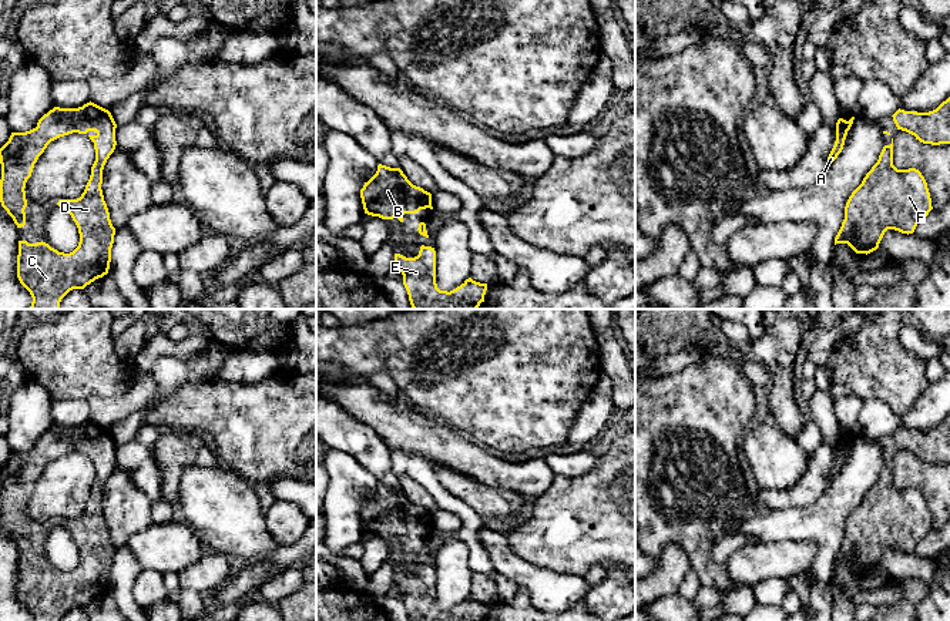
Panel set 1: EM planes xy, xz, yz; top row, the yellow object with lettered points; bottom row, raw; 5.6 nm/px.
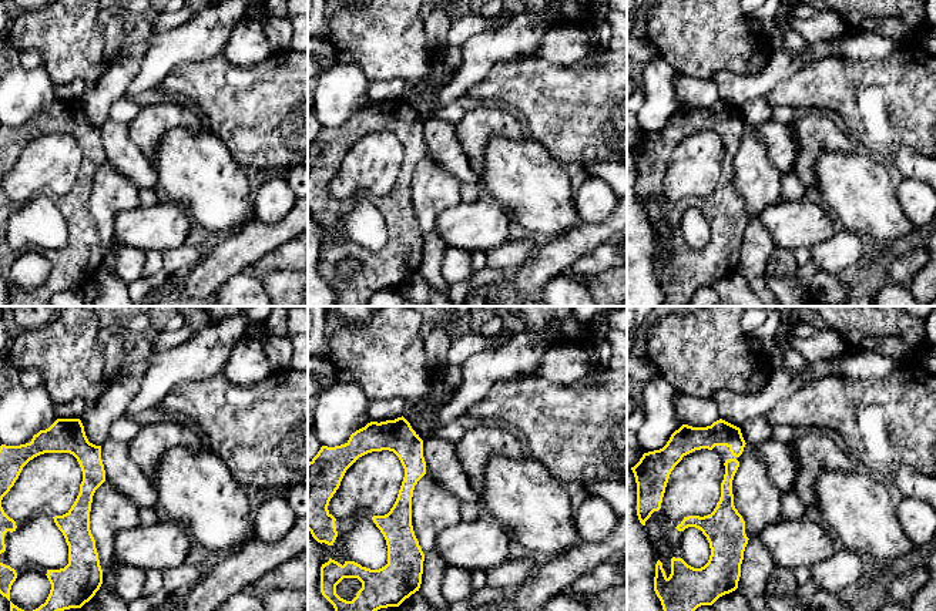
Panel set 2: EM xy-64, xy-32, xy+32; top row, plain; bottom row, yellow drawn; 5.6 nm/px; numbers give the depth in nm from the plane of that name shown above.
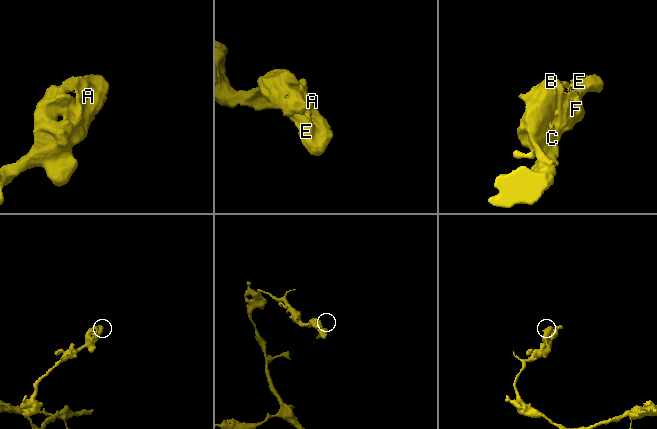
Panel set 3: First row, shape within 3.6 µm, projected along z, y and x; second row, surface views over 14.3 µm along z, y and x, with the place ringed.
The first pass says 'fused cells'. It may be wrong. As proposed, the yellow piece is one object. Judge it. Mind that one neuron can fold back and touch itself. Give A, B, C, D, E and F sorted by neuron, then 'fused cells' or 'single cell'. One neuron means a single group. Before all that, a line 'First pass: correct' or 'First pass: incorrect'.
First pass: incorrect
A B C D E F; single cell

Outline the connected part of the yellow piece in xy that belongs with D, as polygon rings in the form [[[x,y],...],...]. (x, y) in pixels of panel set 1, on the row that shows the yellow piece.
[[[91,101],[78,108],[54,107],[38,120],[36,128],[11,132],[0,148],[0,202],[21,228],[26,225],[26,182],[47,145],[73,132],[97,132],[88,135],[94,142],[95,161],[84,192],[77,199],[57,202],[78,228],[78,246],[64,254],[46,242],[19,241],[17,278],[33,298],[28,309],[60,309],[61,299],[70,291],[84,289],[108,273],[115,228],[101,184],[104,165],[117,145],[115,128],[111,113]]]

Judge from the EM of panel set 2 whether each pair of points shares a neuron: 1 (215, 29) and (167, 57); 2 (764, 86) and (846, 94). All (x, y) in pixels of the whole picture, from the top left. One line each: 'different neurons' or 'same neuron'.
1: same neuron
2: different neurons

